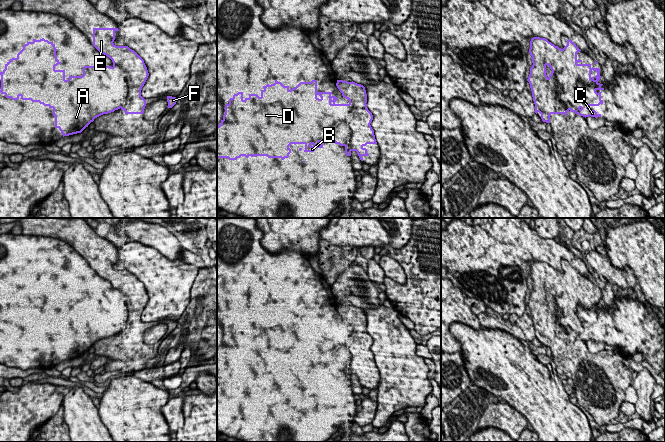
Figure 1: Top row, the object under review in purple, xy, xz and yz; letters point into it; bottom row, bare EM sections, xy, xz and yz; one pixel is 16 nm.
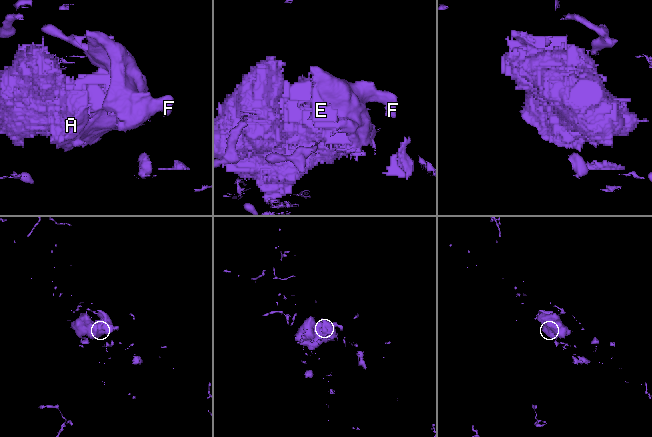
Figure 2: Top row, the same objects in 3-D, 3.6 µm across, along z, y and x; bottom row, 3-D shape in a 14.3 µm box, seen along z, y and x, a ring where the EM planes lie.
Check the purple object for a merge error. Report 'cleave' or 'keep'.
cleave

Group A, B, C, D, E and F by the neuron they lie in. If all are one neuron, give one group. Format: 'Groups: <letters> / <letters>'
Groups: A B C D / E F

